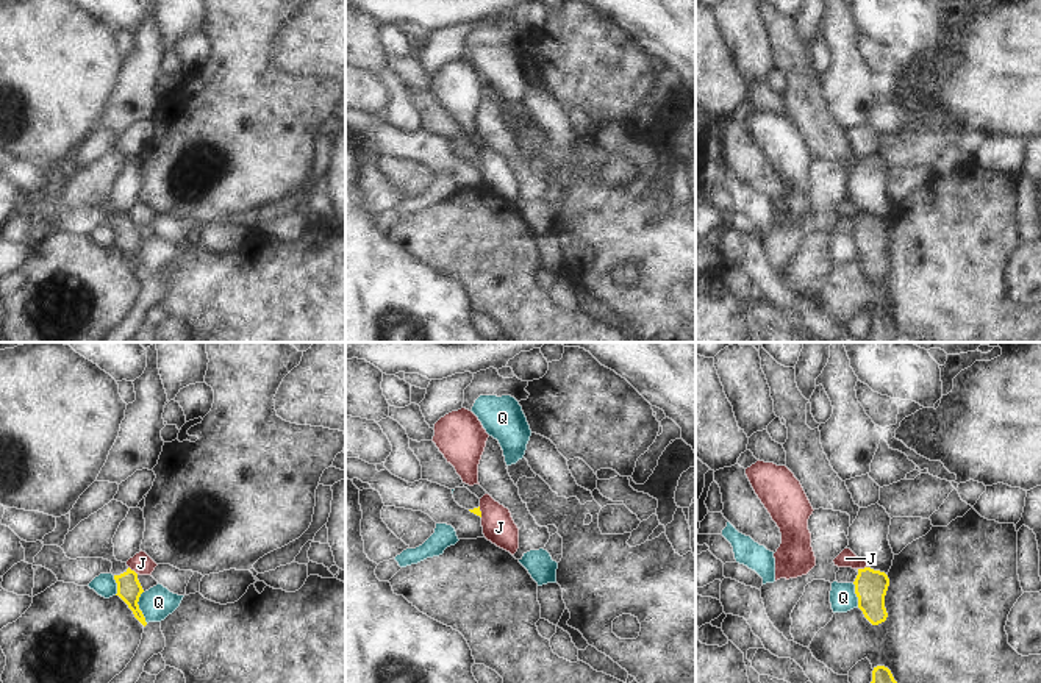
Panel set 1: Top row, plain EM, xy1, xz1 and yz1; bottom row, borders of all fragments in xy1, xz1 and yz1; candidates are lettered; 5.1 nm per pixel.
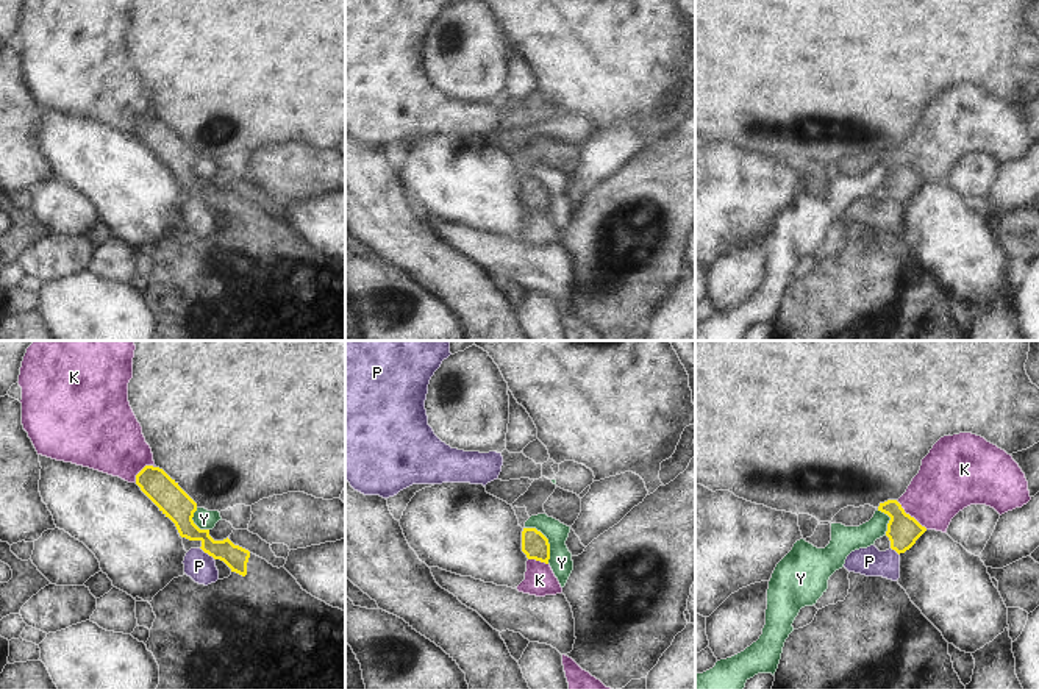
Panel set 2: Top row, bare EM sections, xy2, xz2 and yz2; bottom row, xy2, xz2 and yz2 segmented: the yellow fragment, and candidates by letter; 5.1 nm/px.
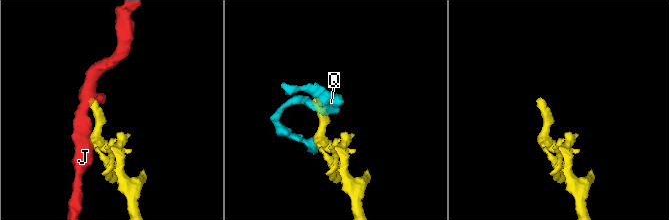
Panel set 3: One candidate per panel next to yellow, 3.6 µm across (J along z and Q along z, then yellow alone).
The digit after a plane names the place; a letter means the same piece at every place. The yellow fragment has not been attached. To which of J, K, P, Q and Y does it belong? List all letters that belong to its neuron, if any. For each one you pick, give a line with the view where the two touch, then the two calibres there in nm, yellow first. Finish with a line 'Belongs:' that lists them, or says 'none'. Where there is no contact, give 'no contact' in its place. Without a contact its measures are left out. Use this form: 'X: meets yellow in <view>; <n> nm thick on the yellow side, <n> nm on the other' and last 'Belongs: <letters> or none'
Belongs: none

